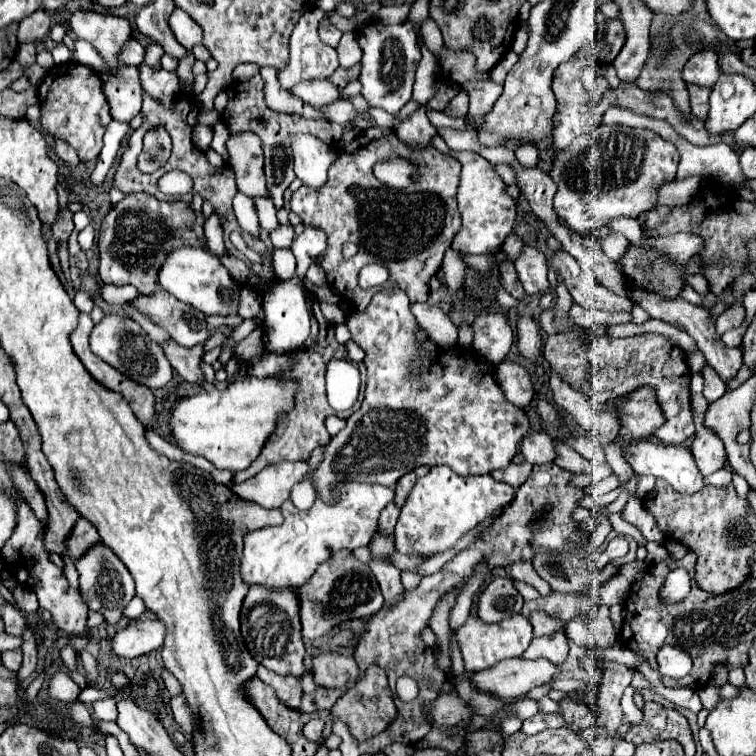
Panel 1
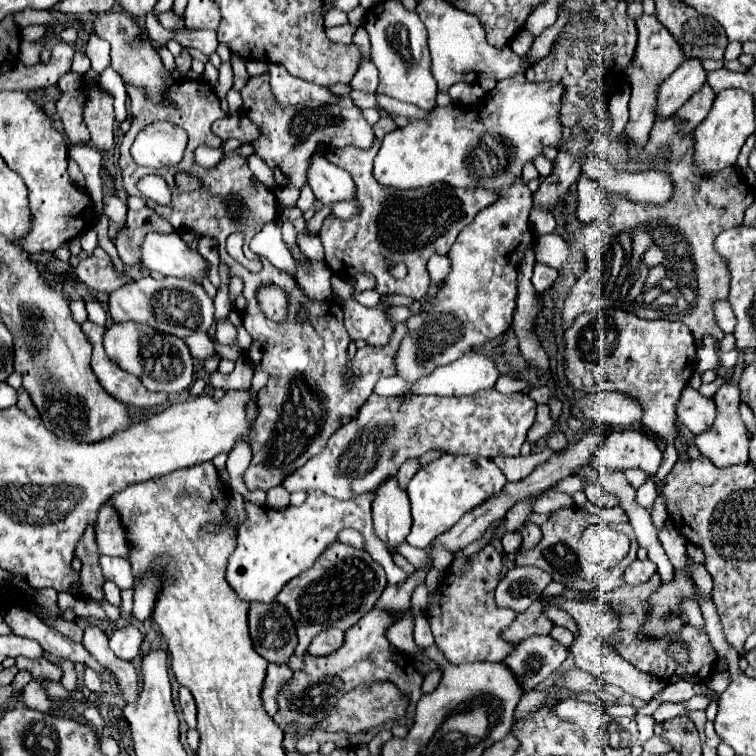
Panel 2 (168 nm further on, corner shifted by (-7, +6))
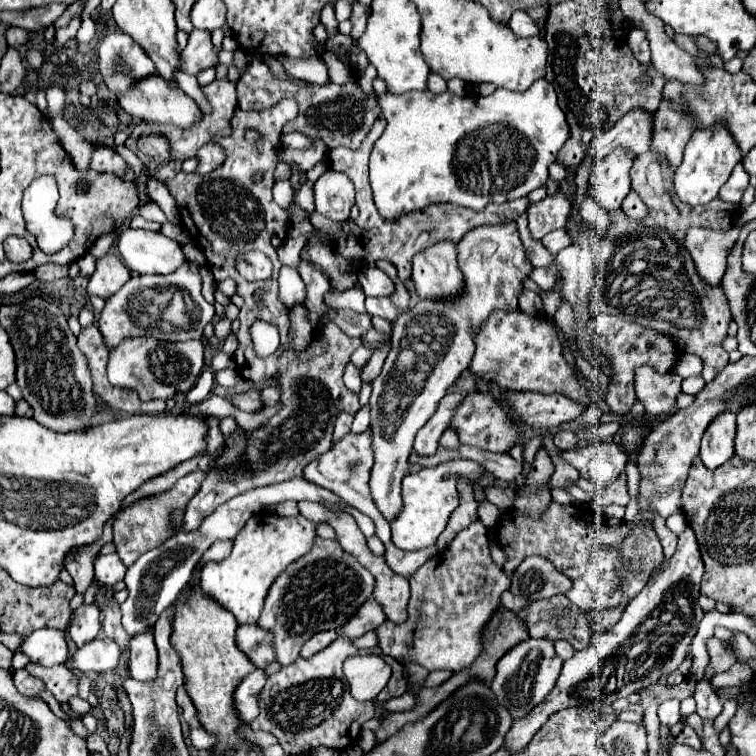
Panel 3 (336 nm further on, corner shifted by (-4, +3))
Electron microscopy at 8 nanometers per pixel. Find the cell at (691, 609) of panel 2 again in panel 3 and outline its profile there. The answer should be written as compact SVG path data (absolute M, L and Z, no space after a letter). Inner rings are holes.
M711 637L707 641L707 649L709 649L711 661L709 661L709 665L705 667L705 673L703 673L705 681L711 681L717 673L727 671L737 661L733 649L729 649L729 645L723 643L723 641L719 641L717 637Z

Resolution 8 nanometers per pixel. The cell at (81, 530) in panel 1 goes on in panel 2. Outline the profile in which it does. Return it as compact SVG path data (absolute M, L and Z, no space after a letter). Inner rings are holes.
M106 504L100 508L94 530L96 530L96 544L100 554L128 558L130 550L124 540L122 526L118 526L118 514L114 512L114 508L108 508Z

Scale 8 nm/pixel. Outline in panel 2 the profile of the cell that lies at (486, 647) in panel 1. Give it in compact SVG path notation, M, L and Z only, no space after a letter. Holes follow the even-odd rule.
M488 544L478 554L460 558L450 568L436 594L428 598L426 618L432 626L438 648L444 652L444 658L450 664L484 660L502 662L516 648L516 644L510 644L500 636L502 630L506 630L516 620L514 610L504 610L494 604L494 591L500 581L500 570L502 558L498 550Z

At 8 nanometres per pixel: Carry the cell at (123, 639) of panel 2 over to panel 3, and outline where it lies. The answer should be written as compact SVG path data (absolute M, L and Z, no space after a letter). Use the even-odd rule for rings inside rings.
M97 637L75 651L73 667L81 673L109 673L115 671L119 659L119 645L107 637Z

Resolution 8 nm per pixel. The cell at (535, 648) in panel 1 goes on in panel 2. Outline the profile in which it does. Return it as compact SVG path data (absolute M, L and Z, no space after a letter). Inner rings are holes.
M532 636L522 640L514 652L504 660L508 668L514 668L524 688L532 690L538 682L554 676L570 650L558 644L552 636Z

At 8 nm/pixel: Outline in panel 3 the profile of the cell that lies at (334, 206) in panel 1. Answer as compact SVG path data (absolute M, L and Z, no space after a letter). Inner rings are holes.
M379 117L377 123L371 127L369 135L363 139L359 149L339 147L339 149L333 149L329 153L331 165L337 171L347 173L351 177L351 181L355 183L357 207L359 207L357 221L348 220L345 223L327 223L327 219L323 219L323 215L317 215L317 213L311 215L311 221L315 223L315 227L331 233L337 253L345 255L345 259L349 259L351 263L355 263L355 265L361 263L361 267L365 267L365 265L371 267L377 259L387 259L387 261L391 261L397 267L401 281L407 281L411 277L411 259L413 259L413 255L417 255L419 251L427 249L429 245L437 243L441 239L459 241L467 231L471 231L475 227L481 227L481 225L499 225L499 223L515 221L521 213L525 213L529 209L531 201L527 197L523 197L523 199L515 199L515 201L503 203L503 205L489 205L485 211L471 211L471 209L465 209L465 207L455 207L451 203L439 203L439 205L427 207L427 211L419 211L415 215L409 215L407 219L399 219L399 223L387 223L385 219L379 219L379 213L375 211L375 205L373 205L367 165L369 165L371 147L381 137L383 131L385 131L385 119Z

